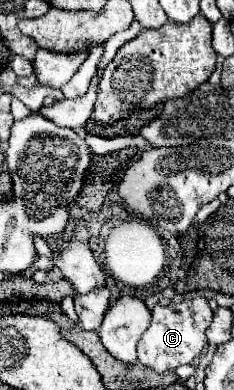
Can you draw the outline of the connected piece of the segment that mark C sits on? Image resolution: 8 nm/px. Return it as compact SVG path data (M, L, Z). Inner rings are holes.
M202 296L178 304L172 302L168 306L156 304L152 308L152 324L138 340L138 360L156 372L168 372L168 370L176 370L182 364L190 364L208 344L204 332L212 322L212 314L214 312L208 300Z

